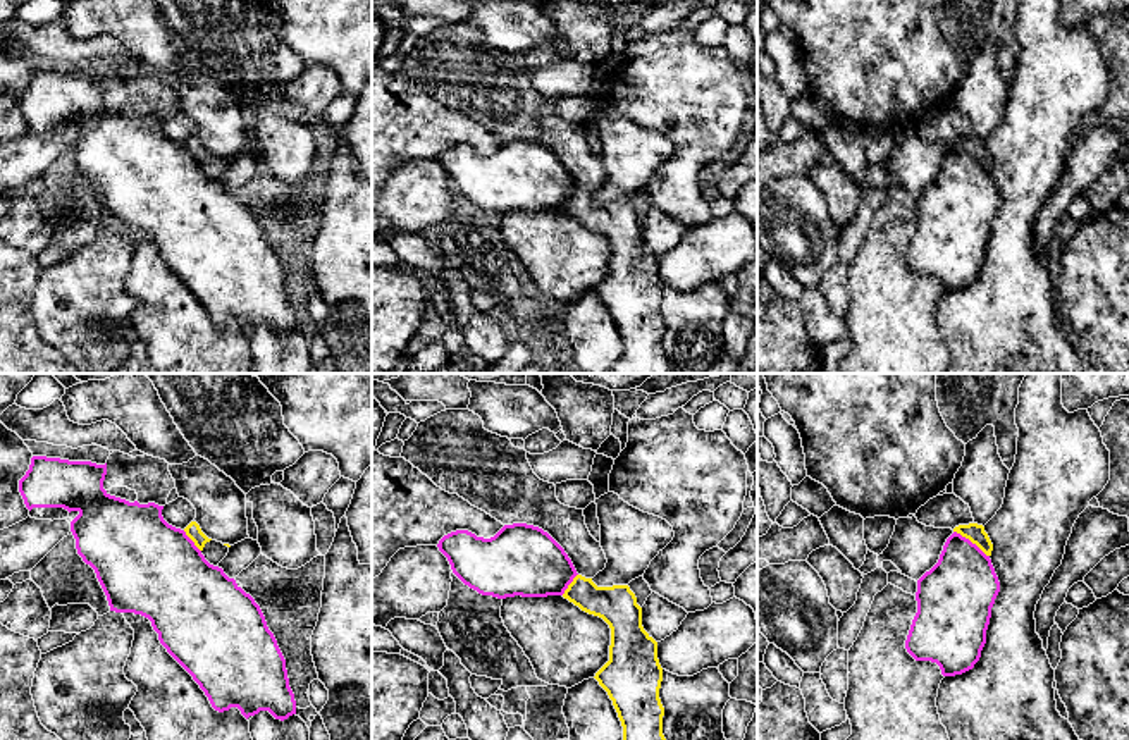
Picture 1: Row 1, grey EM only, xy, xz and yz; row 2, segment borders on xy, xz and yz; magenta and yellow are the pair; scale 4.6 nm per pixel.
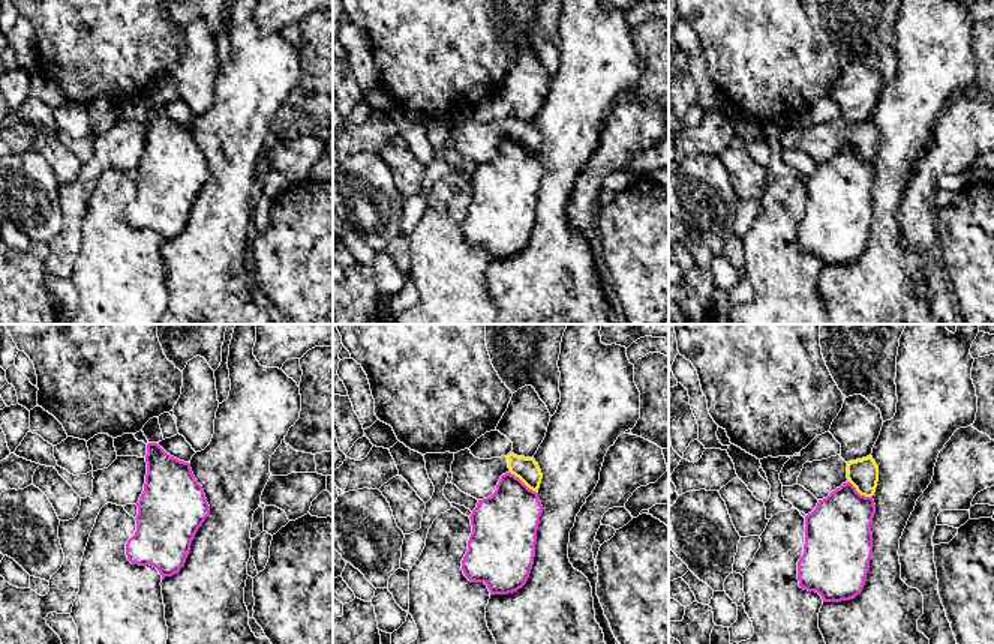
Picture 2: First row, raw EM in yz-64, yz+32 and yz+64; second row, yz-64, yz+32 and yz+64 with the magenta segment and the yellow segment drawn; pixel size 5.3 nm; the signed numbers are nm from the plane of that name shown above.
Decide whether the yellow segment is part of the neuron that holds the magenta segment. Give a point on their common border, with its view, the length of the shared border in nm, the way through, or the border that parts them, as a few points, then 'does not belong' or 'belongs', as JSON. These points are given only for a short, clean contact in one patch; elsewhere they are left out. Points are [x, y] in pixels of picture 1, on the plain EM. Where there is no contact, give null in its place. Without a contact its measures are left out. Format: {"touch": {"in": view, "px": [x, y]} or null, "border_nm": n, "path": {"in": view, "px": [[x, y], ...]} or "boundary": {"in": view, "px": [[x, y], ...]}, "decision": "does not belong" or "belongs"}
{"touch": {"in": "yz", "px": [969, 155]}, "border_nm": 200, "boundary": {"in": "yz", "px": [[954, 145], [968, 152], [988, 171]]}, "decision": "does not belong"}

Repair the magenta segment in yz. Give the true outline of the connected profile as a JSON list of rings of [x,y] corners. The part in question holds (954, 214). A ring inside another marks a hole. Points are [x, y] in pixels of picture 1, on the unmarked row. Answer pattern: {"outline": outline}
{"outline": [[[953,146],[938,177],[917,194],[917,227],[905,263],[916,275],[936,277],[943,291],[974,282],[986,258],[1000,196],[976,158]]]}

